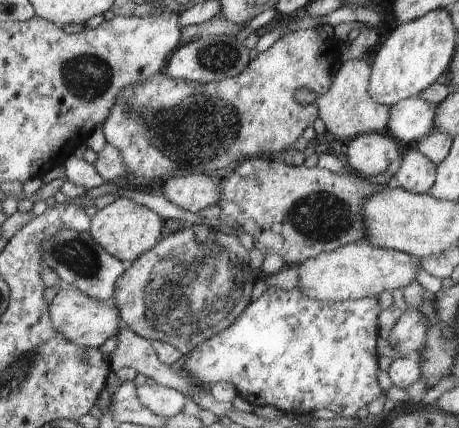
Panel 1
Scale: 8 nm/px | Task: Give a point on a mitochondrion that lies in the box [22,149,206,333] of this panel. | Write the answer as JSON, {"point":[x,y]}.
{"point":[78,255]}

